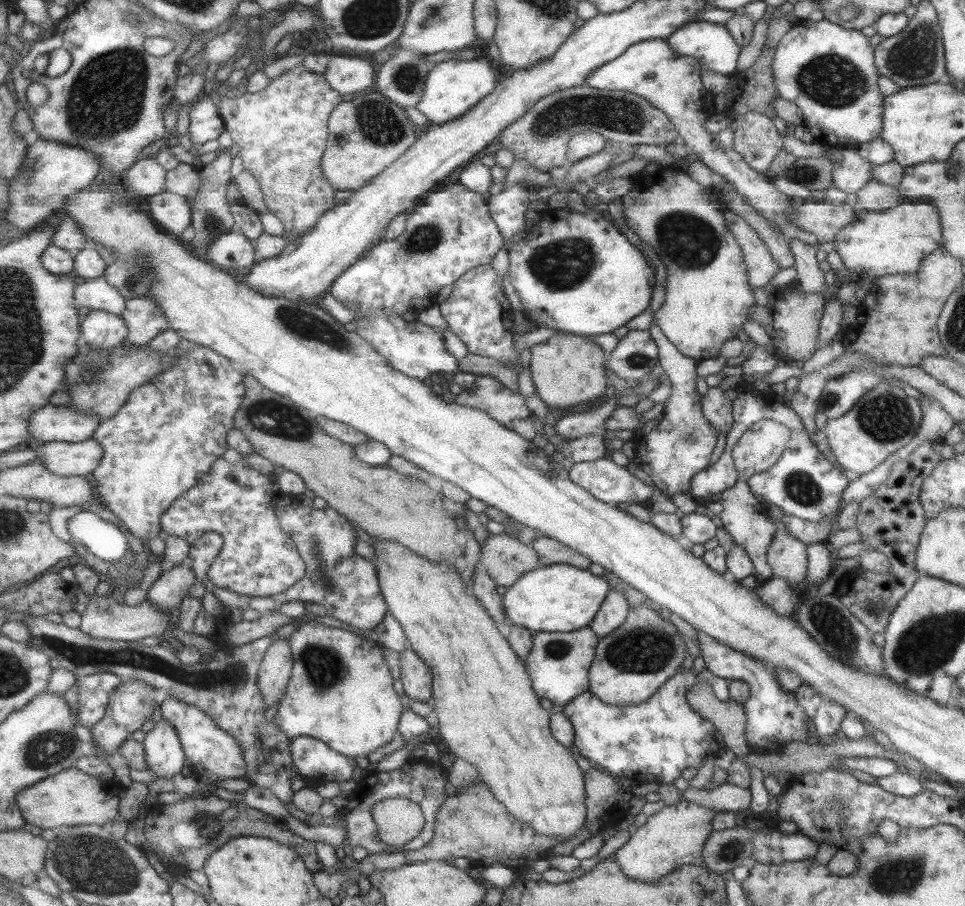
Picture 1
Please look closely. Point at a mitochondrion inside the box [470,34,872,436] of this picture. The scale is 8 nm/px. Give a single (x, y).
(616, 114)

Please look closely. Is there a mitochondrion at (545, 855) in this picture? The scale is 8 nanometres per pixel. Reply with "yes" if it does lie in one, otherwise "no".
no

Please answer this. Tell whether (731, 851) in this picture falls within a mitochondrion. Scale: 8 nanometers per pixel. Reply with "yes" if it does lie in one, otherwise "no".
yes

